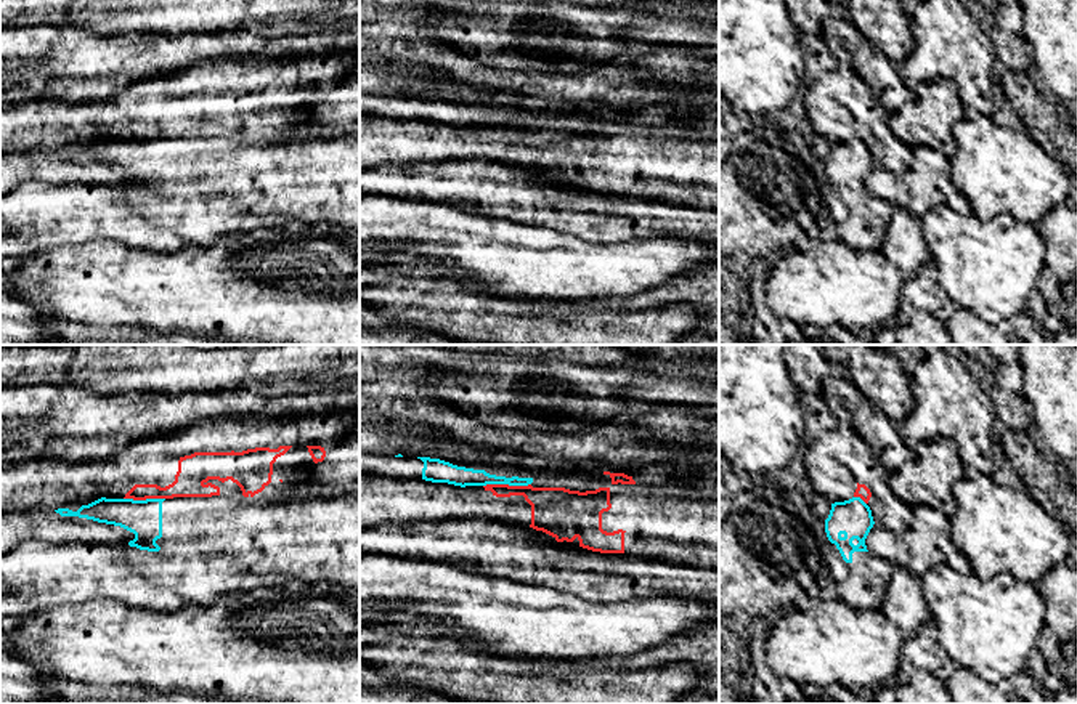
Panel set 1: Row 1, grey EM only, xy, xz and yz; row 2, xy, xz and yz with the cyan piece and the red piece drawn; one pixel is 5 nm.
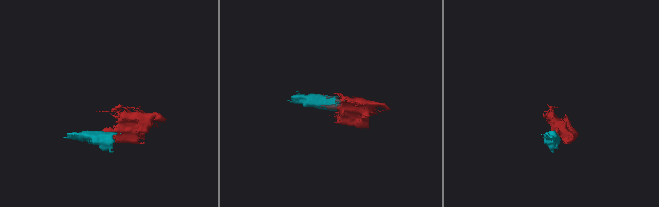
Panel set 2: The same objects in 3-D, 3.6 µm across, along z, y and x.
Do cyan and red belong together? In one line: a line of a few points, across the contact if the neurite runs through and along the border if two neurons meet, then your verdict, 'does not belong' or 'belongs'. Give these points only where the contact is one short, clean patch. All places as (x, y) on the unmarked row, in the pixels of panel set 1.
line xz (530, 124), (483, 127); does not belong

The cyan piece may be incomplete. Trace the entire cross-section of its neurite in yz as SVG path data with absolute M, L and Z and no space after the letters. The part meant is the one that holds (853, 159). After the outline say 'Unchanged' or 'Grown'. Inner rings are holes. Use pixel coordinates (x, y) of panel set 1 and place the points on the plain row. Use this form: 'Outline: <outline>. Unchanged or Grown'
Outline: M860 138L831 144L830 156L825 160L828 180L822 188L822 202L828 210L830 220L836 223L838 239L854 250L883 250L896 210L892 204L873 197L867 191L865 180L873 165L872 151Z. Grown

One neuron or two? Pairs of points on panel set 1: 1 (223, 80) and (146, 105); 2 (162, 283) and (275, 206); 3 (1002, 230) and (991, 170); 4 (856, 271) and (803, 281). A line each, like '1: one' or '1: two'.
1: one
2: two
3: two
4: one

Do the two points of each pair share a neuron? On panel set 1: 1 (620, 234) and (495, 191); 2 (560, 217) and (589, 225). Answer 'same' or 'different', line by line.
1: same
2: same

